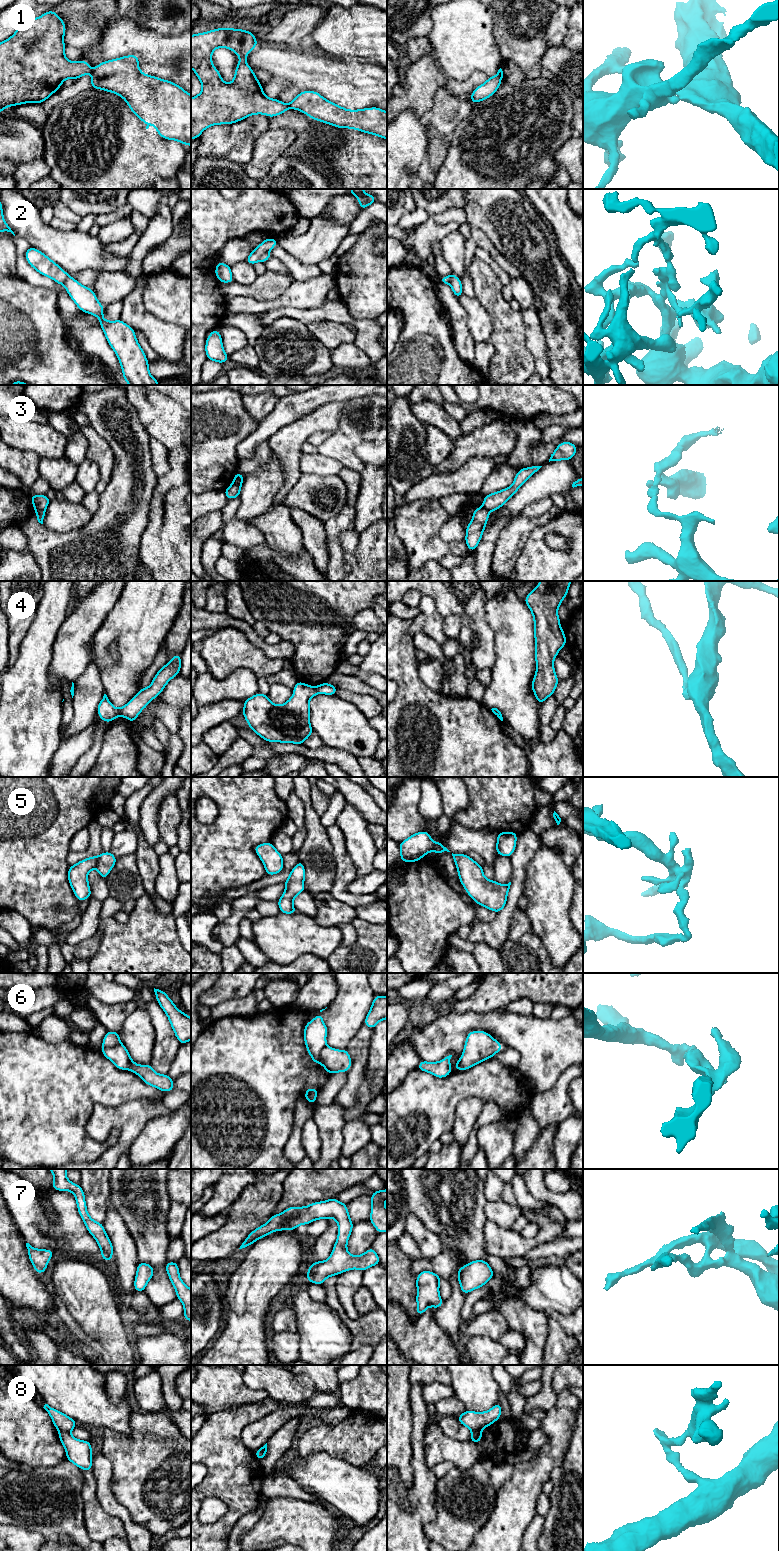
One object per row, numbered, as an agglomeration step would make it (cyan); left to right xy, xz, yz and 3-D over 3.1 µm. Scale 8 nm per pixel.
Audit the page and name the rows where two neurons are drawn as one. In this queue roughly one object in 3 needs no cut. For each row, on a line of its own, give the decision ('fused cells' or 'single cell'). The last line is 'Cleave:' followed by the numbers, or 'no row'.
1: fused cells
2: fused cells
3: fused cells
4: fused cells
5: single cell
6: fused cells
7: single cell
8: fused cells
Cleave: 1, 2, 3, 4, 6, 8

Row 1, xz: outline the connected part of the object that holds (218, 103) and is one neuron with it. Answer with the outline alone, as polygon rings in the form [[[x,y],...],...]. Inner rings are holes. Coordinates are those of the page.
[[[218,28],[191,35],[191,68],[202,84],[201,93],[191,98],[191,140],[199,138],[201,133],[212,125],[232,124],[256,114],[271,118],[289,109],[288,104],[265,96],[262,85],[247,64],[246,56],[257,45],[255,34],[243,29]],[[220,47],[230,49],[240,58],[230,84],[224,82],[212,64],[212,52]]]

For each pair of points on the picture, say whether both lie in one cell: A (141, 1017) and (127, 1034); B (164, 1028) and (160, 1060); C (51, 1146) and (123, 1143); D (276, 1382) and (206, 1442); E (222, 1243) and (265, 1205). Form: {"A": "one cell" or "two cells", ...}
{"A": "one cell", "B": "one cell", "C": "two cells", "D": "two cells", "E": "one cell"}

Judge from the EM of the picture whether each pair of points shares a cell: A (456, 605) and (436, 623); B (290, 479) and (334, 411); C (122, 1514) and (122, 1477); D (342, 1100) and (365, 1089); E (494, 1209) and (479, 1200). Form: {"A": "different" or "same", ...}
{"A": "different", "B": "same", "C": "different", "D": "different", "E": "different"}

